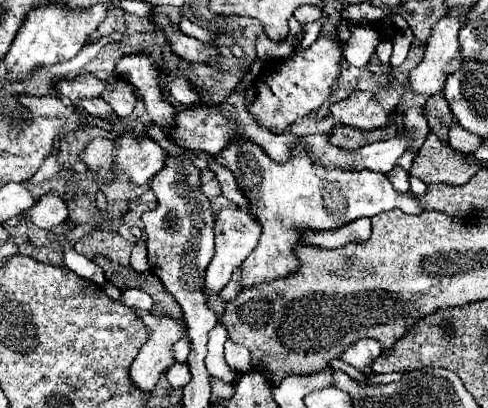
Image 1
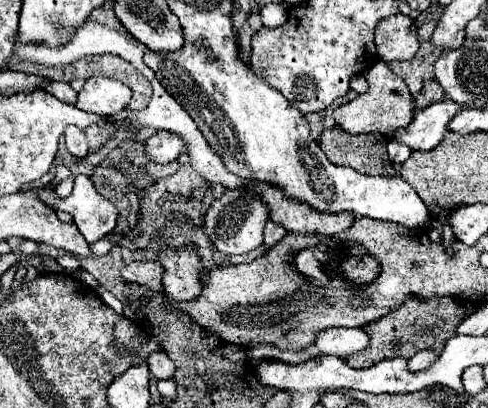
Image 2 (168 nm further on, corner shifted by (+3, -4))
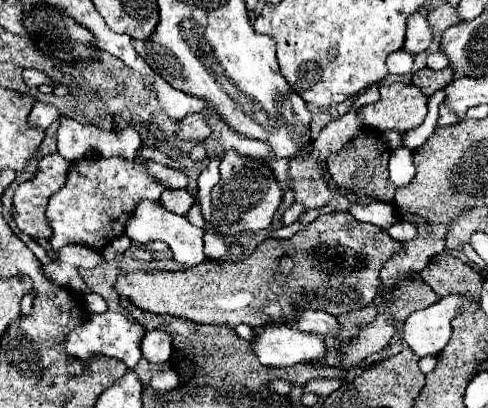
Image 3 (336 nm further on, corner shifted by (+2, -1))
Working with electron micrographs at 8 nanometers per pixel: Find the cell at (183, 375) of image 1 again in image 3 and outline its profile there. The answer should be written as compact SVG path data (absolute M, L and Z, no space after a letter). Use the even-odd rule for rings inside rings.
M164 329L146 331L140 345L150 363L164 363L172 355L172 337Z

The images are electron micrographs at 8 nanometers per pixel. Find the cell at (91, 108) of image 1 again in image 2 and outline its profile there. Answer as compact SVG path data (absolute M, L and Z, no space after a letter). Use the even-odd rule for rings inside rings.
M51 82L45 90L49 94L53 94L53 96L57 96L59 100L63 100L65 104L73 104L75 106L75 102L77 102L77 92L65 82Z

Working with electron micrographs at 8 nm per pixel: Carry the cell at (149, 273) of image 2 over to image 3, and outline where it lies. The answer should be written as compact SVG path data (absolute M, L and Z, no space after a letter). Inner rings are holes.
M334 211L320 215L290 239L262 241L244 261L206 259L192 269L174 273L120 273L114 291L150 313L166 313L196 323L230 327L246 323L260 327L276 321L292 321L298 307L314 307L332 315L366 307L374 301L378 271L390 251L394 251L394 239L384 229L360 223L346 211ZM284 255L290 255L294 261L294 271L288 277L276 273L276 265Z

